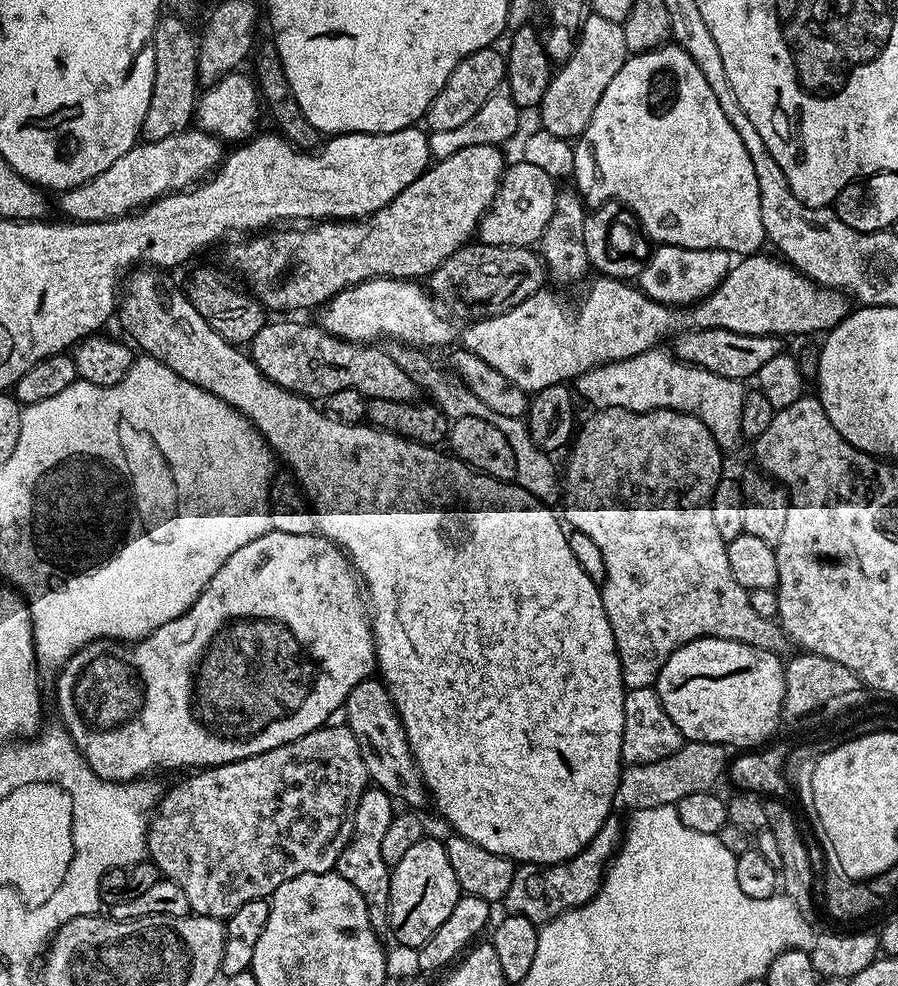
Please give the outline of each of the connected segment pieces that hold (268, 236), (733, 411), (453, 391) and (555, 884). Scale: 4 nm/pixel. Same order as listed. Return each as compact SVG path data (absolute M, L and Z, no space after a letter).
M466 146L445 160L436 160L406 190L402 190L386 206L370 216L351 222L320 222L315 226L284 226L281 232L264 230L253 235L236 248L236 260L248 275L251 291L265 309L292 314L295 308L316 308L328 303L343 288L350 288L364 280L387 276L393 280L427 278L454 250L469 243L477 235L480 220L492 207L500 180L504 177L506 159L499 147Z
M649 350L634 354L625 360L598 364L586 370L574 381L575 391L593 409L621 408L631 412L653 412L659 408L669 408L675 412L689 412L697 416L710 430L710 434L728 450L742 440L742 402L745 385L738 380L722 378L705 368L695 368L668 356L661 350Z
M387 341L383 345L383 350L388 358L397 363L397 367L401 367L409 375L417 389L430 394L429 399L437 408L443 410L444 416L447 416L450 420L458 417L478 417L491 422L492 426L497 427L505 435L510 450L514 451L515 483L526 490L527 493L530 493L539 503L552 504L555 498L557 501L560 486L557 469L555 472L551 462L553 459L549 453L535 446L533 439L530 438L528 425L521 417L498 414L497 411L490 410L485 403L477 400L472 391L461 384L457 384L454 380L452 382L436 365L432 364L431 358L424 352L425 349L401 341Z
M613 814L602 822L598 834L585 846L578 854L574 854L569 860L564 860L561 864L525 864L521 863L514 874L514 882L510 882L510 890L506 890L502 904L508 908L507 911L513 916L530 918L538 926L543 926L555 916L562 915L563 912L569 912L571 908L577 908L585 900L594 898L594 894L600 888L604 881L604 873L619 848L622 839L622 820L619 815Z

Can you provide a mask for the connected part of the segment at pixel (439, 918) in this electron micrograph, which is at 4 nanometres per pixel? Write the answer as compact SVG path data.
M425 838L414 842L413 848L404 855L402 862L391 865L390 871L392 873L390 906L388 907L390 936L393 936L398 943L412 948L411 950L418 950L428 941L430 934L434 934L434 930L438 930L438 926L442 926L442 922L446 922L446 918L450 918L450 910L454 910L458 898L462 895L460 883L458 878L454 878L454 869L450 866L450 858L446 858L446 850L439 839L436 841Z

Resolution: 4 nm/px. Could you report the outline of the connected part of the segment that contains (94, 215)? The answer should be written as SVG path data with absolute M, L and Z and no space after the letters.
M201 130L175 132L170 134L170 138L137 143L135 148L122 154L122 158L118 158L118 162L114 162L114 166L102 170L102 174L90 178L84 184L69 188L66 192L59 193L60 208L68 215L65 217L69 221L81 224L97 224L99 220L117 220L120 216L129 215L151 204L161 196L185 191L201 183L205 178L211 177L221 167L226 155L226 148L223 147L225 145L221 138Z

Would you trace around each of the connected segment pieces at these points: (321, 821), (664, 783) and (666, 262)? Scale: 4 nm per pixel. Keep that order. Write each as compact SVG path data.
M329 723L322 728L315 728L310 734L302 734L302 738L294 738L294 742L286 742L282 746L274 746L274 750L266 750L262 754L254 754L250 758L235 760L229 764L216 764L212 768L196 770L189 780L176 784L159 797L155 812L148 821L147 855L153 864L160 869L163 879L173 880L182 890L186 890L186 902L190 902L192 912L198 916L209 916L215 920L224 920L246 906L248 900L262 900L271 897L282 882L290 878L298 878L298 874L318 874L335 869L342 850L348 845L354 810L358 810L358 798L362 798L370 781L366 762L362 762L362 750L358 750L358 742L354 734L343 723Z
M694 740L685 742L678 751L662 758L658 762L645 764L629 764L620 773L620 787L618 800L625 804L628 810L637 808L653 808L654 806L675 806L679 800L686 798L686 794L711 792L717 786L720 775L725 775L726 765L730 756L723 744L711 744Z
M662 244L655 250L657 252L649 260L643 261L638 287L650 299L669 306L691 306L703 300L723 282L734 263L733 253L723 252L721 248L679 248L673 244Z

